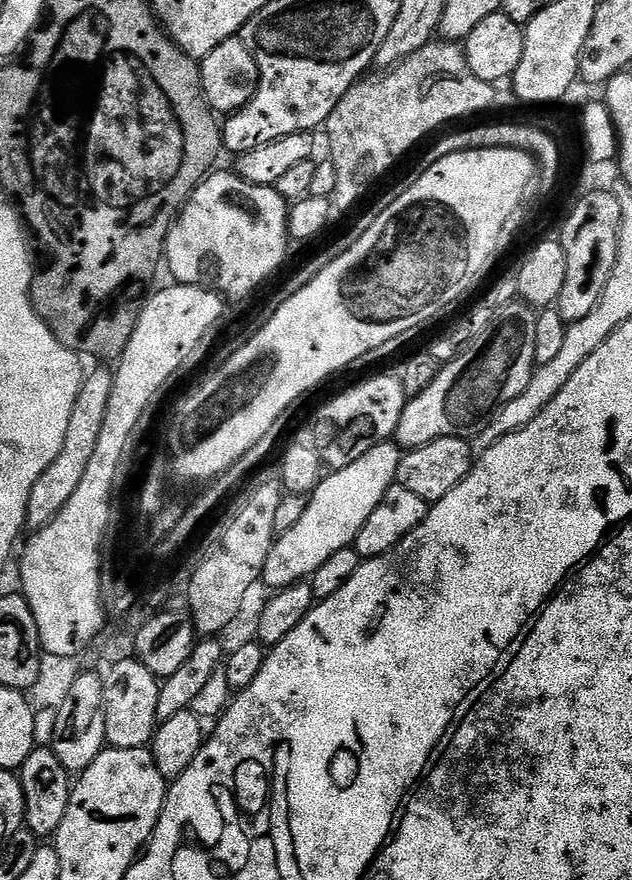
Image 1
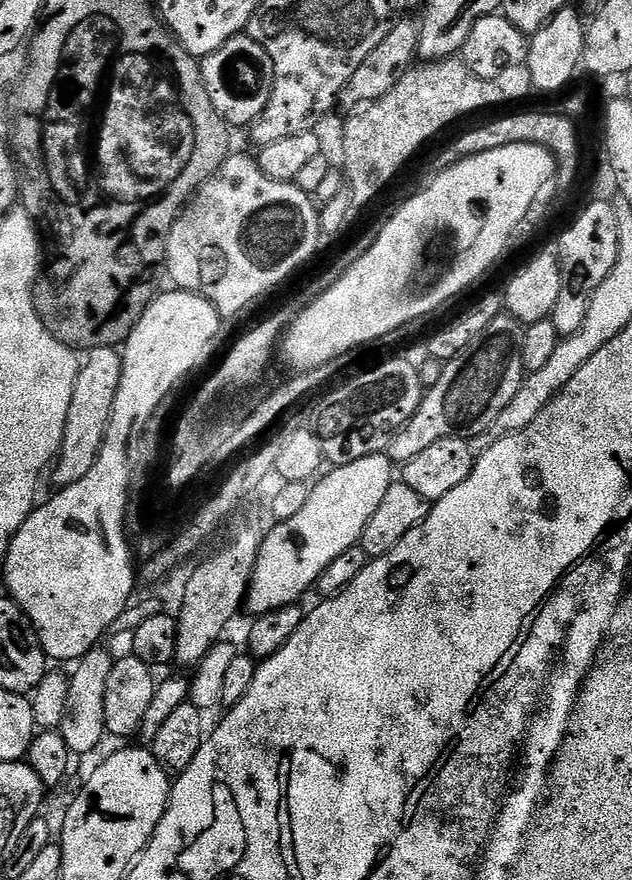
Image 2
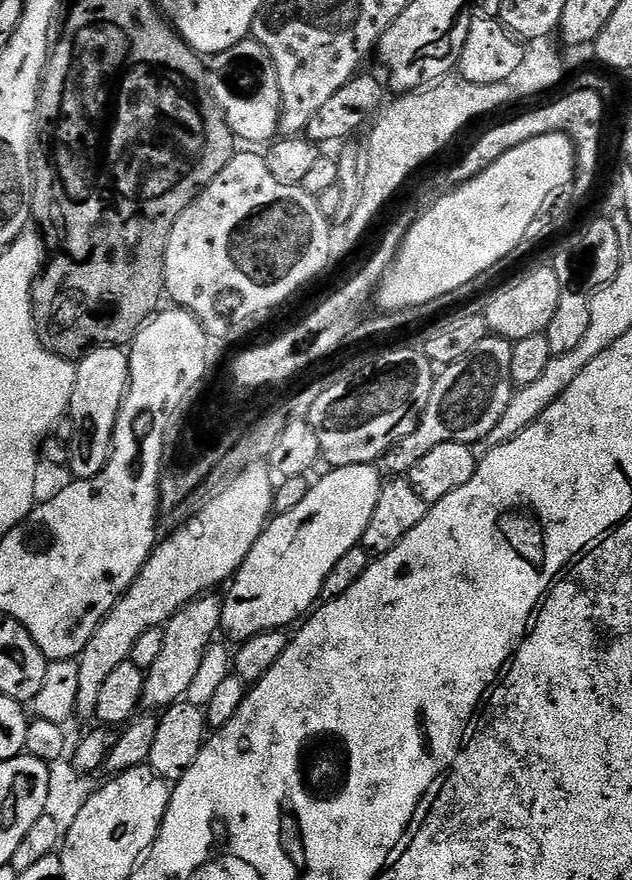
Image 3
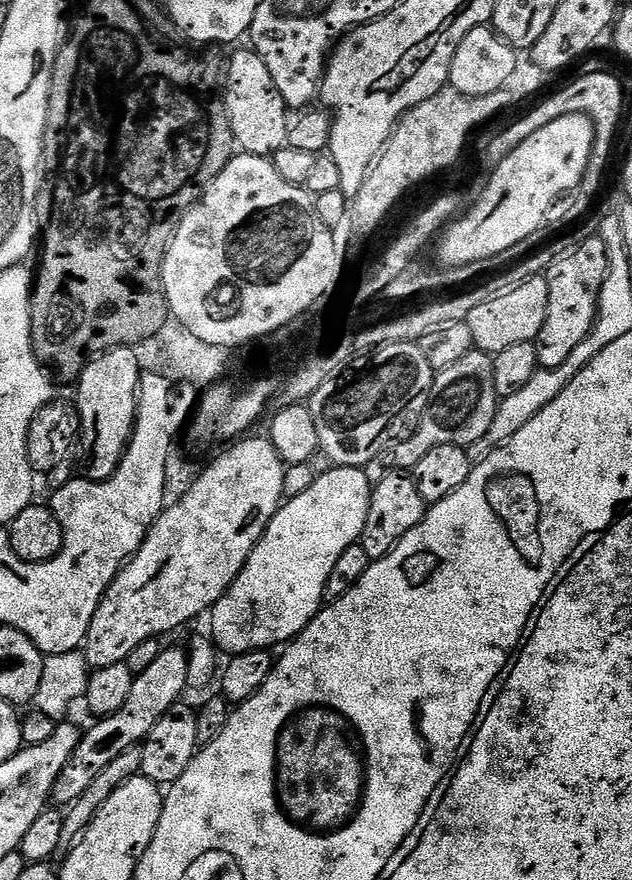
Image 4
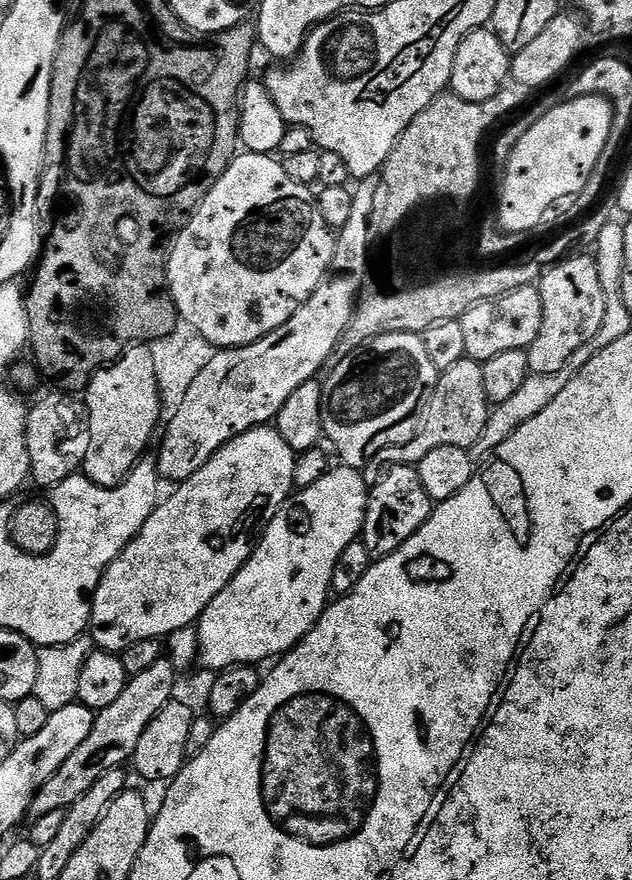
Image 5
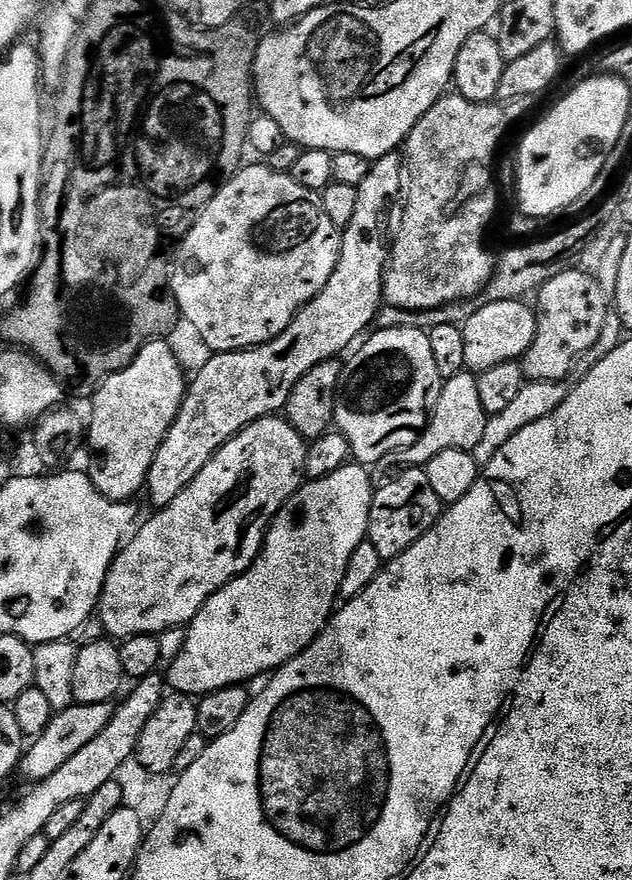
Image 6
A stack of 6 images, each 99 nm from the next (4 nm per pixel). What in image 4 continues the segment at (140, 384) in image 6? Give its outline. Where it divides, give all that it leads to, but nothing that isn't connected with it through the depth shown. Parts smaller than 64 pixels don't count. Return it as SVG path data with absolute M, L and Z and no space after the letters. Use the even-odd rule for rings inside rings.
M135 347L111 348L109 352L102 352L99 356L93 356L92 359L85 364L80 379L75 381L74 388L76 388L76 398L74 398L74 405L80 413L79 451L82 453L82 464L84 460L83 475L87 477L87 479L105 480L114 475L116 469L120 467L120 459L124 457L124 451L128 449L128 439L131 438L132 431L136 428L136 401L140 391L140 377L142 375L142 367L140 368L140 364L142 365L142 360Z

